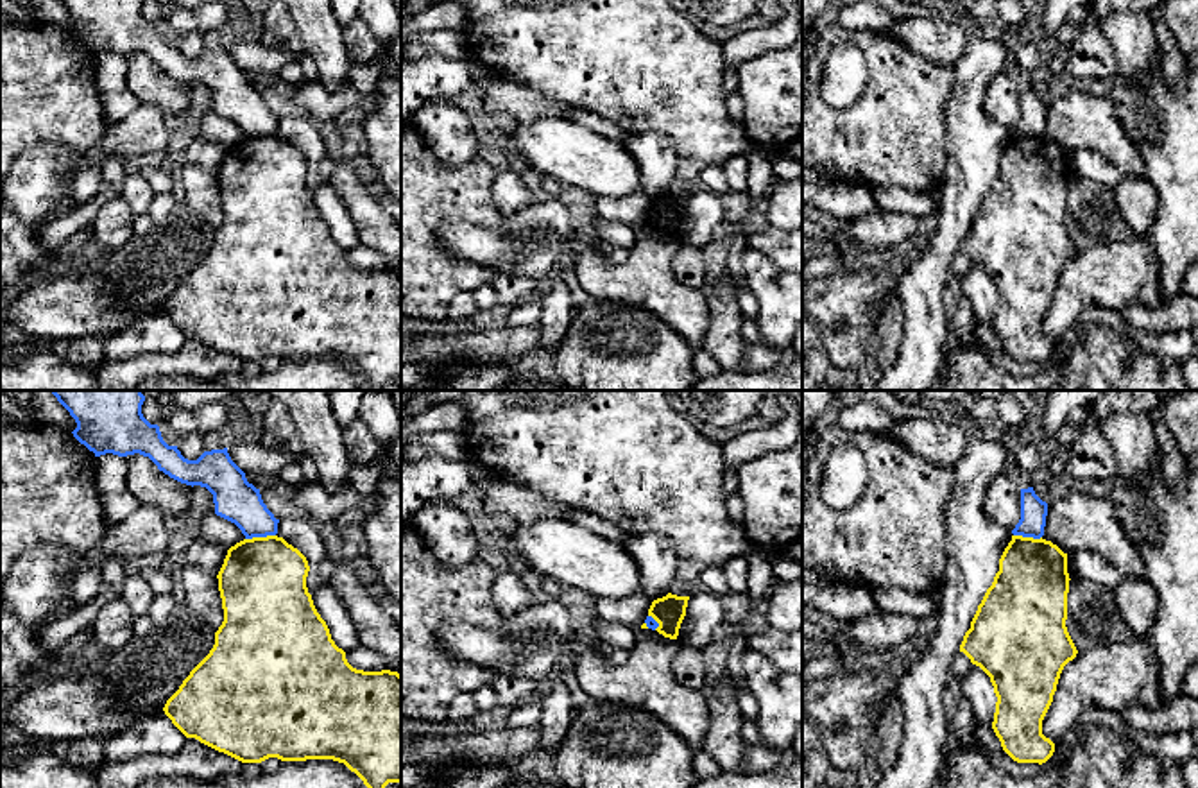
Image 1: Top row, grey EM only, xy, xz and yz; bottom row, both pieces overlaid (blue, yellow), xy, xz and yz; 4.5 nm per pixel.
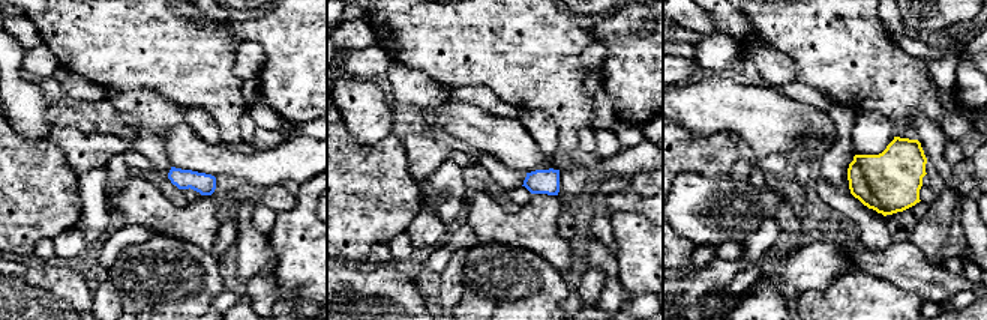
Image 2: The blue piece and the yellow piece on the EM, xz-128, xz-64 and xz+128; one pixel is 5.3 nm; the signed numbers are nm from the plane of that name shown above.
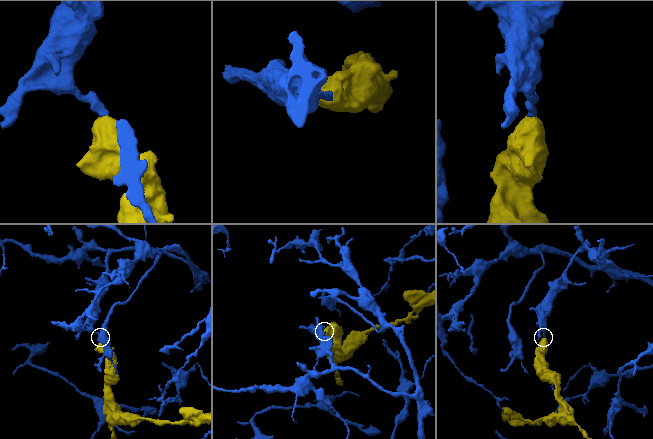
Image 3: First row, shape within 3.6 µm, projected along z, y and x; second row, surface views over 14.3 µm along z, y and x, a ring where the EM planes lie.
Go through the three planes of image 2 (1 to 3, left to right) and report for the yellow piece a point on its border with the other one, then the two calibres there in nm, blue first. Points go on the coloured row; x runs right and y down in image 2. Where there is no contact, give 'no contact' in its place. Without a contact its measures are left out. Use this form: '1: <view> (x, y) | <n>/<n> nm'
1: no contact
2: no contact
3: no contact

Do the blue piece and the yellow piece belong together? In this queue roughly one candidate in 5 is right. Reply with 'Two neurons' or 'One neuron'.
Two neurons

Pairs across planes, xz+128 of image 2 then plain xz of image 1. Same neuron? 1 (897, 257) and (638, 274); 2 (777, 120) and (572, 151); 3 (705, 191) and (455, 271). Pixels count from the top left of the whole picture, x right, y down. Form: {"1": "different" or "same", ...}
{"1": "same", "2": "same", "3": "different"}

